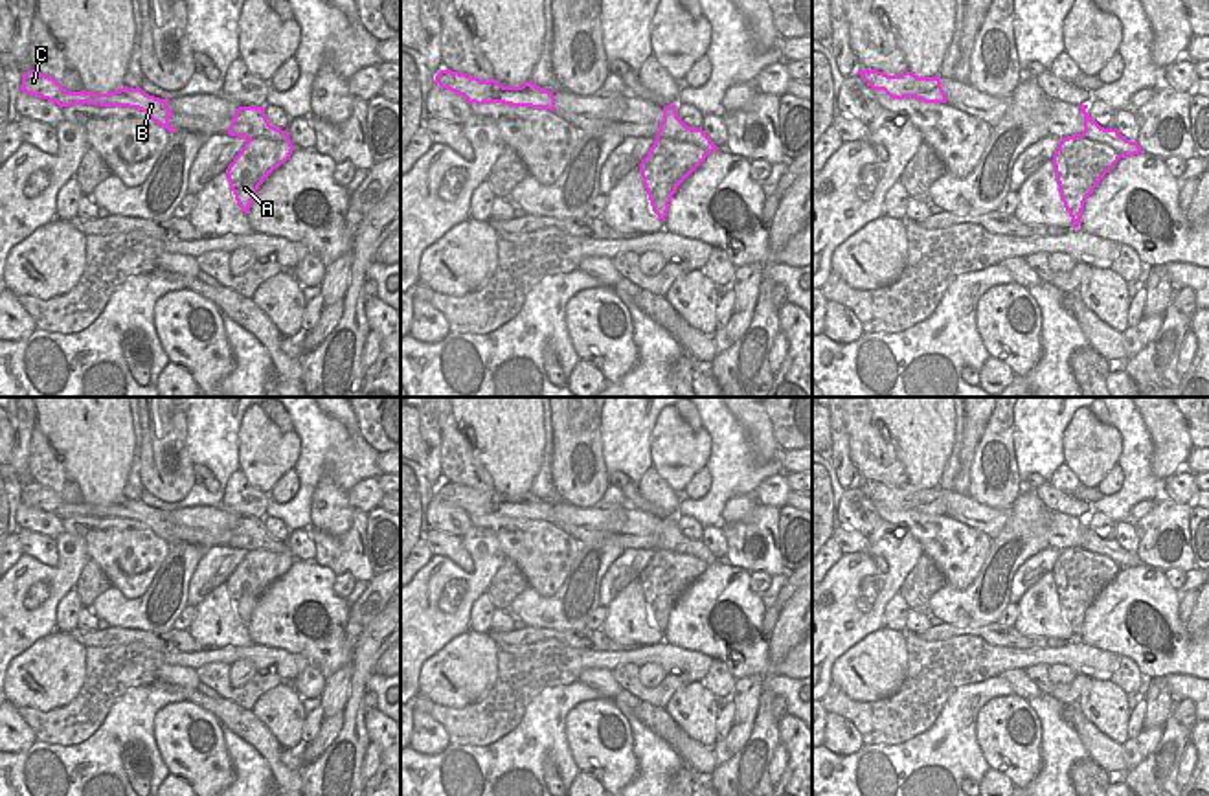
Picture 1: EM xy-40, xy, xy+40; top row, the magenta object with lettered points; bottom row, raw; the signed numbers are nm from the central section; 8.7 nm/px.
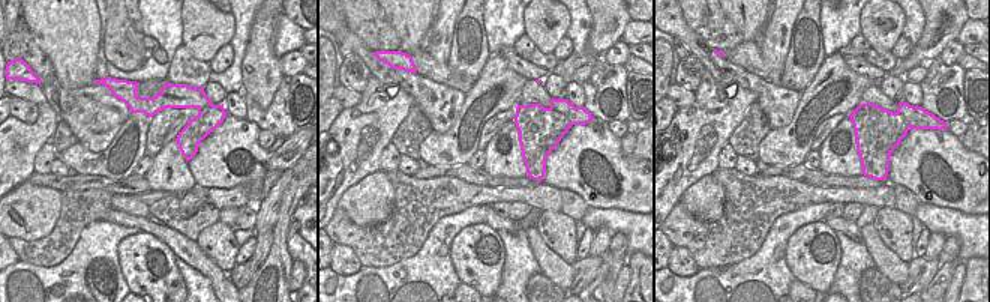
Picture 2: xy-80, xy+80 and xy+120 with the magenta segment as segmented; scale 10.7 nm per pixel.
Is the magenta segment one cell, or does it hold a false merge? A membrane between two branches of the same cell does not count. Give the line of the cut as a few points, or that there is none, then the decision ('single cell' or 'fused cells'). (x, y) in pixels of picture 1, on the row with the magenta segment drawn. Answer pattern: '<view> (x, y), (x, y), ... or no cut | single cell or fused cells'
xy (656, 136), (693, 142), (708, 151) | fused cells

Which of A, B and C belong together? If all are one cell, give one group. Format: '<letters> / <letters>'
A / B C

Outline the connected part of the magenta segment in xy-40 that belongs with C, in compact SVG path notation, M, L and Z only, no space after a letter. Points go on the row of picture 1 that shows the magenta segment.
M29 70L22 77L20 90L29 96L37 96L48 101L57 103L61 108L70 105L99 105L99 107L129 107L145 112L154 123L176 132L169 125L173 112L167 108L169 99L160 99L145 94L141 88L123 86L107 94L94 92L68 92L53 77L40 74L39 70Z

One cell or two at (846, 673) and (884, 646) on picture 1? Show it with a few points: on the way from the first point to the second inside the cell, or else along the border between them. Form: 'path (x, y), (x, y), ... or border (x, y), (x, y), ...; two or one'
path (846, 660), (849, 655), (871, 657); one

